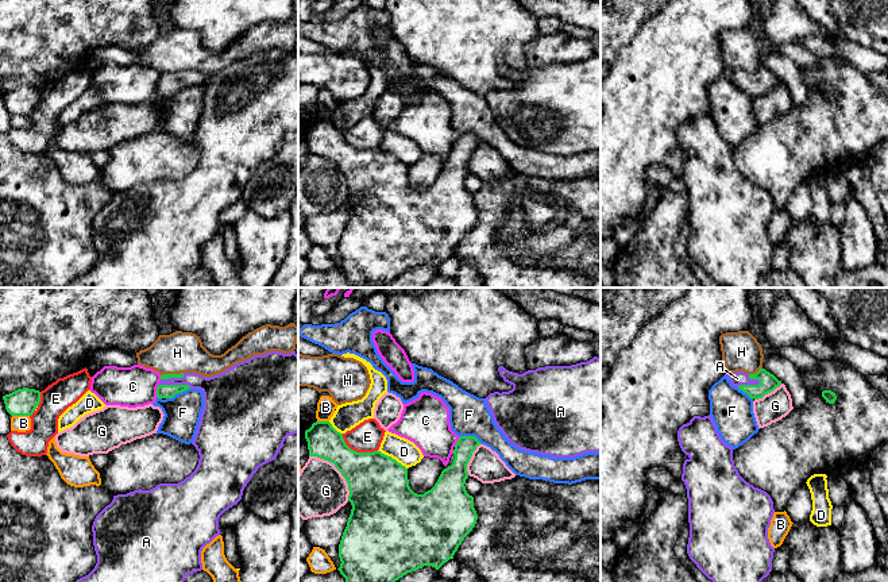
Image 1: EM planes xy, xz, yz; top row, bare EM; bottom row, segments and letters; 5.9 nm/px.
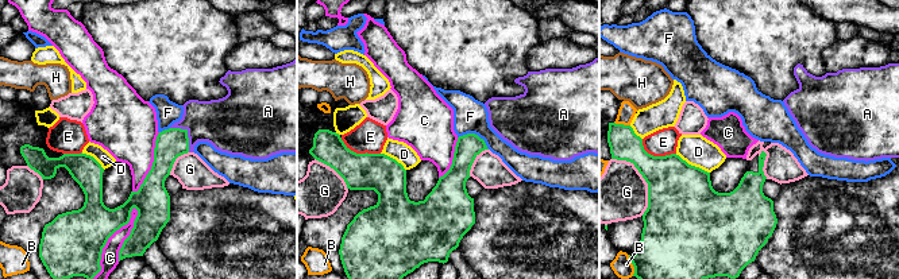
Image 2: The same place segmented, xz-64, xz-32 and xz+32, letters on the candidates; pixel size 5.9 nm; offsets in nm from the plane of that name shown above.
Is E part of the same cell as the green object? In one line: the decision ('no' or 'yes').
no

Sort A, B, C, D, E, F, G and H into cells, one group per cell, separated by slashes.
A / B / C / D / E / F / G / H

